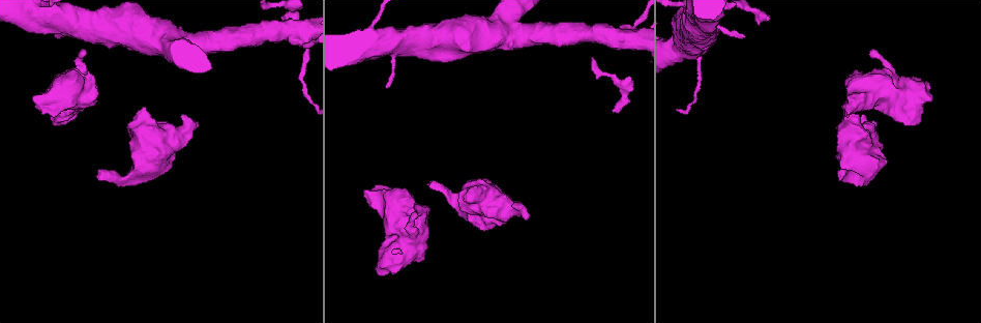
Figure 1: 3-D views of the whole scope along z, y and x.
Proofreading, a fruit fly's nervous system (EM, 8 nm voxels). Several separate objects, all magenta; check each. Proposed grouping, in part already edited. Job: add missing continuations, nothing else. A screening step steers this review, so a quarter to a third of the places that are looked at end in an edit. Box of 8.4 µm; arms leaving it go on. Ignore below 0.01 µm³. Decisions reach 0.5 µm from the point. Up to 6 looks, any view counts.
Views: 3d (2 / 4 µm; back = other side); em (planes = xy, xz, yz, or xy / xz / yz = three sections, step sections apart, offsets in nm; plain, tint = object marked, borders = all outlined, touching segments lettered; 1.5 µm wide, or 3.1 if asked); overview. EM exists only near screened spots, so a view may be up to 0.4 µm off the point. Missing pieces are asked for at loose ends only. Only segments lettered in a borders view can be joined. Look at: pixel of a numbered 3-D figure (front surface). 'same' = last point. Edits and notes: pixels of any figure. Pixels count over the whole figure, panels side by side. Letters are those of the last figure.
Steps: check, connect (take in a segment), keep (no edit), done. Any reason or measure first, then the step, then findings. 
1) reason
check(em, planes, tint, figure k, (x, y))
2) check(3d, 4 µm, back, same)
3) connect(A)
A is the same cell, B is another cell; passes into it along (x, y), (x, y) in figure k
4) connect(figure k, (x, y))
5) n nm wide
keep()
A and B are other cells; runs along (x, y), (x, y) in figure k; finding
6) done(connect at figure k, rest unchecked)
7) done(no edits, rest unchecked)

thick end
check(3d, 2 µm, figure 1, (848, 113))

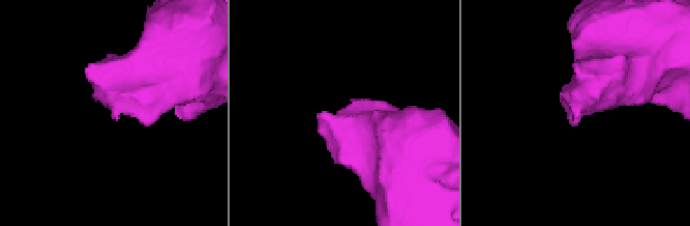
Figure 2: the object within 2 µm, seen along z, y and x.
need the tissue
check(em, yz, step 4, borders, figure 2, (346, 112))

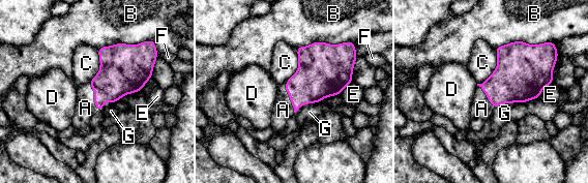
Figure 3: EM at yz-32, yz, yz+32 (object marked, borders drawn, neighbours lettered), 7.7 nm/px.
check(em, planes, borders, same)

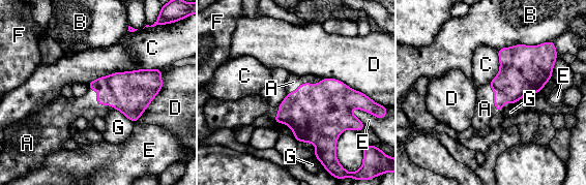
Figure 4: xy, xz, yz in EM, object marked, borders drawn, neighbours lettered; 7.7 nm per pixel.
connect(A)
A is the same cell, B, C, D, E, F and G are other cells; passes into it along (316, 113), (304, 83), (293, 82) in figure 4; it goes on there

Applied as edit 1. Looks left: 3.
an open end
check(3d, 4 µm, figure 1, (99, 179))

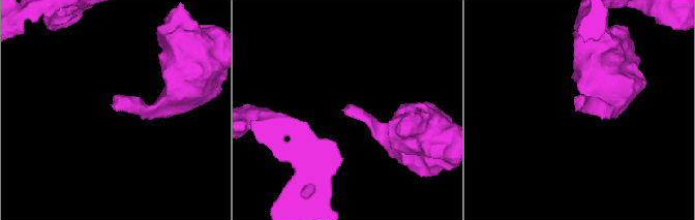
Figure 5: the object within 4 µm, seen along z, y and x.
check(em, yz, step 4, borders, figure 5, (349, 105))

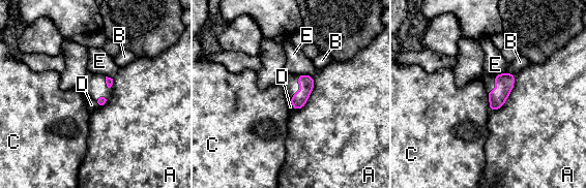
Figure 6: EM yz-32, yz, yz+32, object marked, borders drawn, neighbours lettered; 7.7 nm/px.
connect(D)
D is the same cell, A, B, C and E are other cells; passes into it along (101, 100), (97, 104), (91, 104) in figure 6; the cell continues

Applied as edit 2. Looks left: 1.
branch stops here
check(em, planes, borders, figure 1, (512, 205))

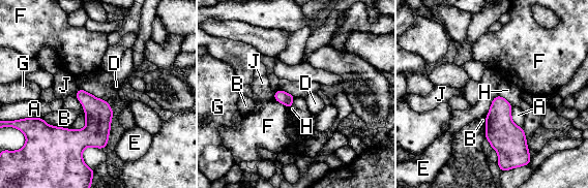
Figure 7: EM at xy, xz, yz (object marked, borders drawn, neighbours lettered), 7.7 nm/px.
keep()
A, B, D, E, F, G, H and J are other cells; border along (273, 92), (274, 98) in figure 7; no lettered segment goes on from it

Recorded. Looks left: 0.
done(connect at figure 4, connect at figure 6, rest unchecked)

